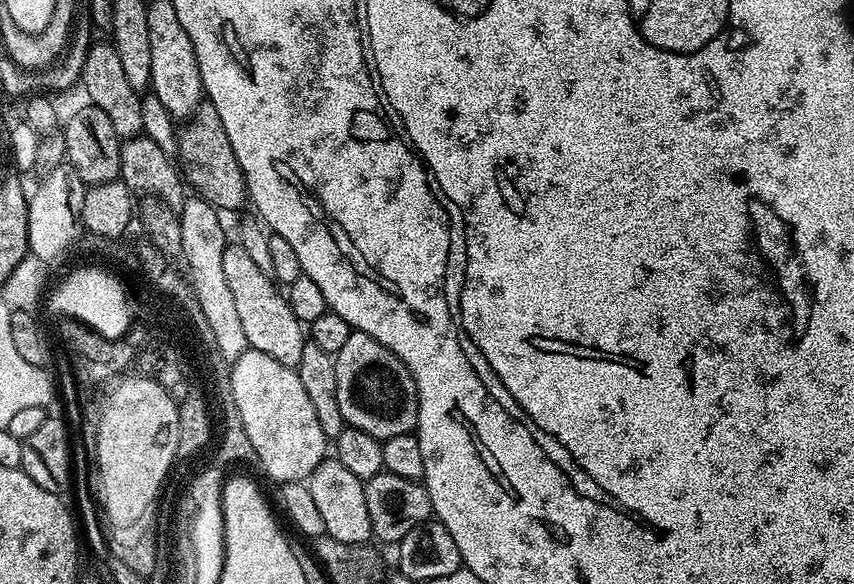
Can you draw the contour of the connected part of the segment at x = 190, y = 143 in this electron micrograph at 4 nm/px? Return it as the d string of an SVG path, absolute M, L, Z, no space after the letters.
M201 103L195 116L179 129L178 135L178 164L187 187L191 191L193 188L199 199L224 214L236 212L243 204L249 203L244 171L238 166L234 146L230 146L230 137L226 135L226 126L222 126L222 118L218 118L218 110L214 110L212 104Z

